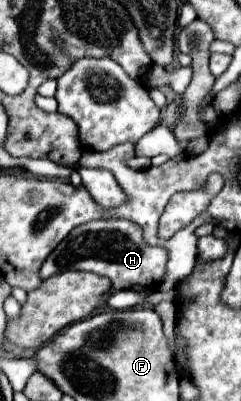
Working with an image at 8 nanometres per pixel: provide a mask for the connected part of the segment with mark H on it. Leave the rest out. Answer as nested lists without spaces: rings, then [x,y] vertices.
[[[92,220],[82,226],[76,226],[64,242],[44,260],[40,276],[46,280],[56,272],[64,270],[84,270],[106,276],[112,280],[114,288],[124,288],[128,284],[142,284],[146,288],[158,286],[164,276],[166,250],[152,248],[144,242],[142,230],[130,220]]]

